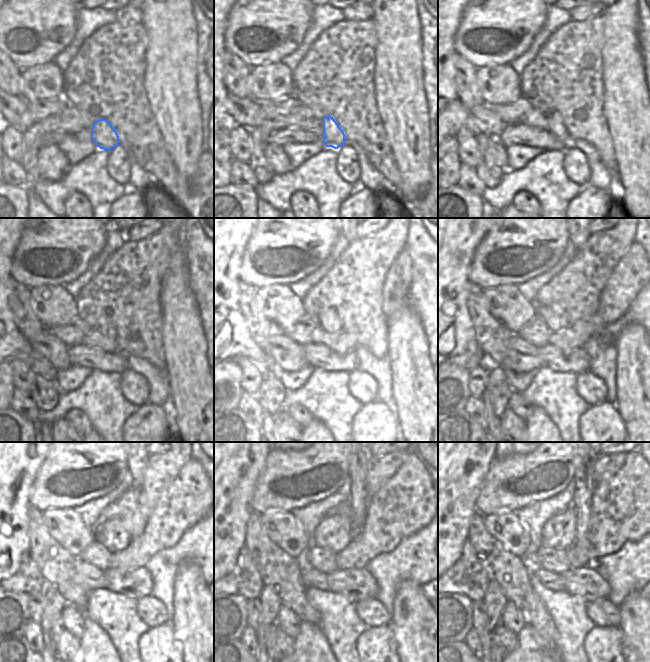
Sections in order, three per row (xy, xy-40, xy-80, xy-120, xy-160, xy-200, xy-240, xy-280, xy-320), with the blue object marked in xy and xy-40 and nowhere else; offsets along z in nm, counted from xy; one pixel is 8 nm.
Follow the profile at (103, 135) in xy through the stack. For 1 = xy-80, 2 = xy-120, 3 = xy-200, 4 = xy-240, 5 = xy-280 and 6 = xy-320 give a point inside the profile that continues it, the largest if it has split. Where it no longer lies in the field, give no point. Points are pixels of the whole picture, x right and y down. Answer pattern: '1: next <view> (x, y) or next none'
1: next xy-80 (556, 126)
2: next xy-120 (108, 329)
3: next xy-200 (554, 316)
4: next xy-240 (111, 537)
5: next xy-280 (334, 533)
6: next xy-320 (559, 532)

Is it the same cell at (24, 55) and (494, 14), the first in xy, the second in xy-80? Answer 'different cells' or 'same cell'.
same cell

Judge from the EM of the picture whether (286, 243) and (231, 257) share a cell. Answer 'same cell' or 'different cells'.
different cells

